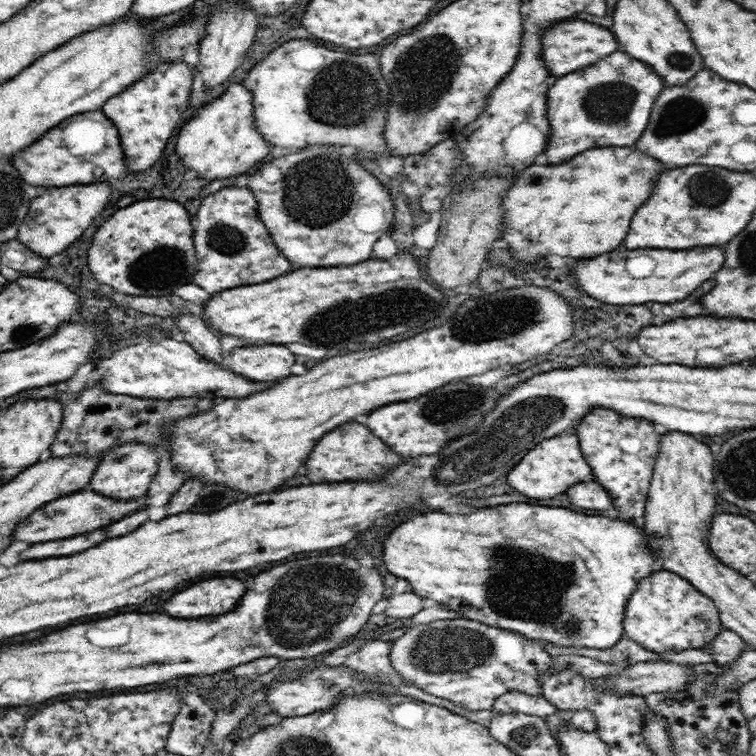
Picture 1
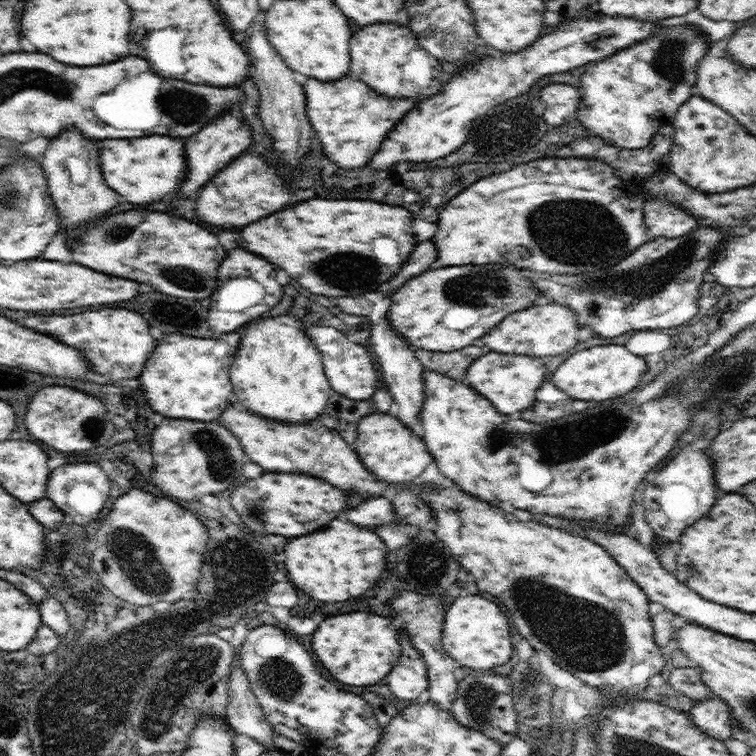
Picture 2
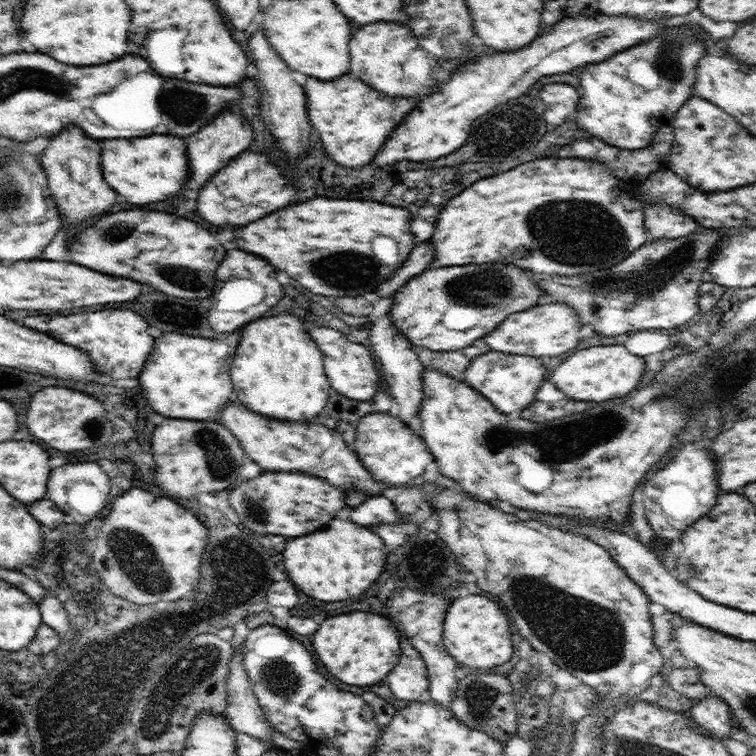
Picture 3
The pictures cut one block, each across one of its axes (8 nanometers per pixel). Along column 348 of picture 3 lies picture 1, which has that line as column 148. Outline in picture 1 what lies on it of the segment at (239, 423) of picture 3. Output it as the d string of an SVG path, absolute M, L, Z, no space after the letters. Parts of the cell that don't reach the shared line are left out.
M128 442L122 446L110 449L101 456L98 466L92 476L92 488L94 492L106 496L106 498L118 498L118 500L136 500L140 496L146 494L148 484L152 482L154 474L158 468L158 458L156 454L142 444L136 442Z

